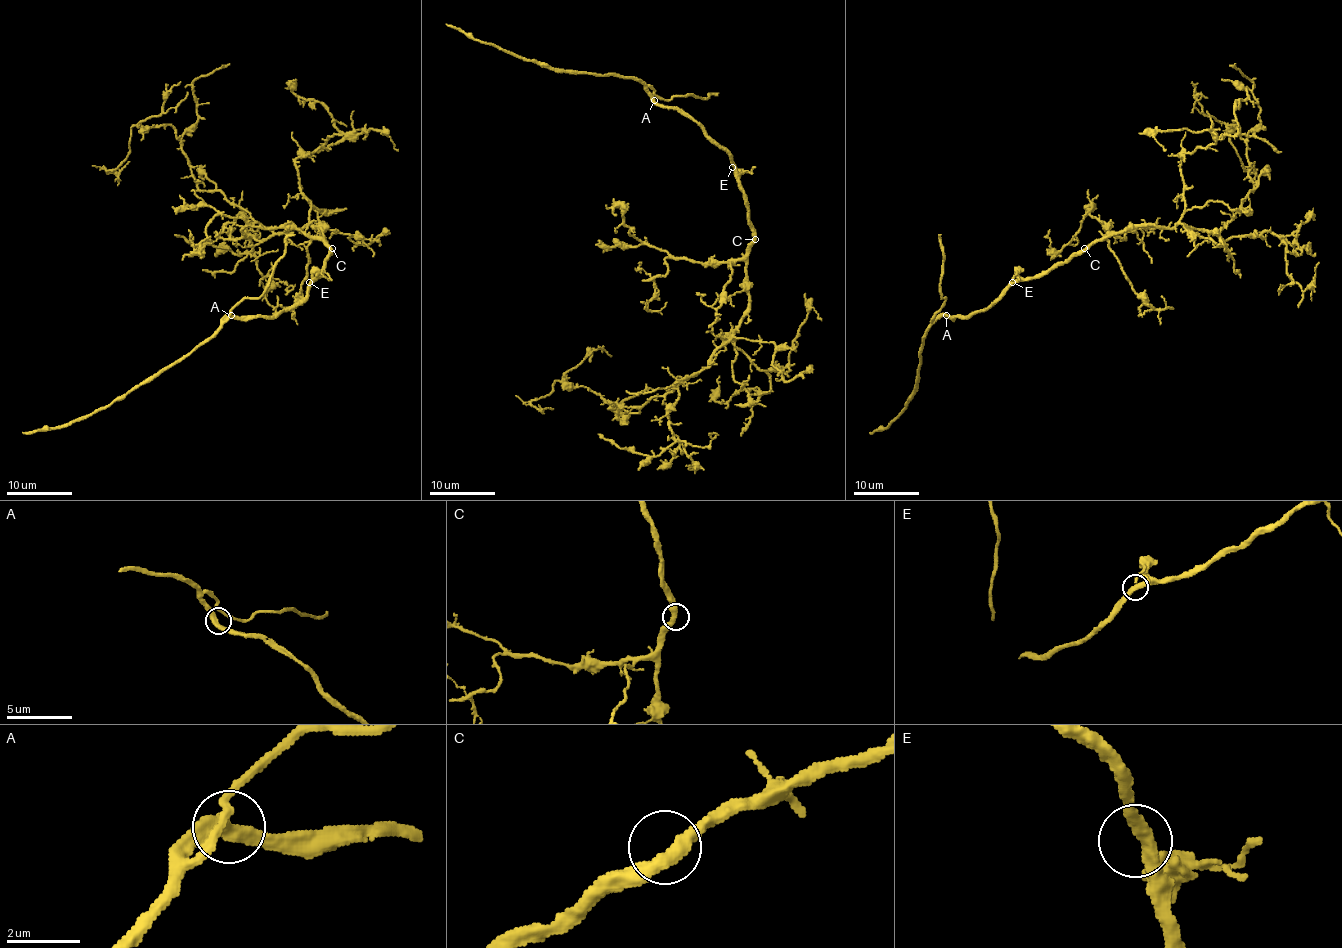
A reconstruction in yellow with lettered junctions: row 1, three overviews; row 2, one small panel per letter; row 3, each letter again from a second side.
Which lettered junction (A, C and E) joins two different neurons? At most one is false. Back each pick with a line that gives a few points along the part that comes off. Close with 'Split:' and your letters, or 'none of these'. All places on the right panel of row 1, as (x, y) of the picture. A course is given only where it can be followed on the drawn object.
Split: none of these

